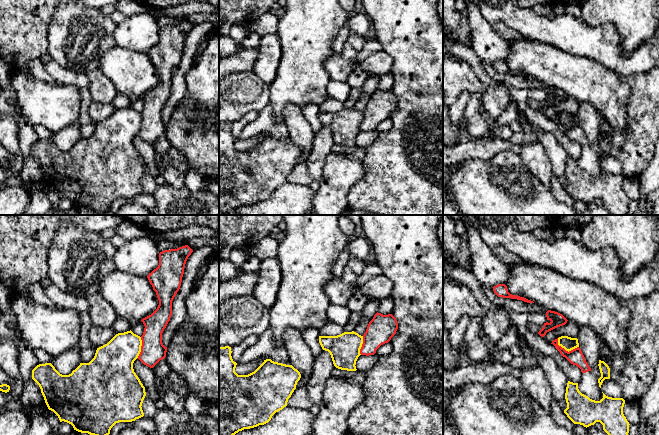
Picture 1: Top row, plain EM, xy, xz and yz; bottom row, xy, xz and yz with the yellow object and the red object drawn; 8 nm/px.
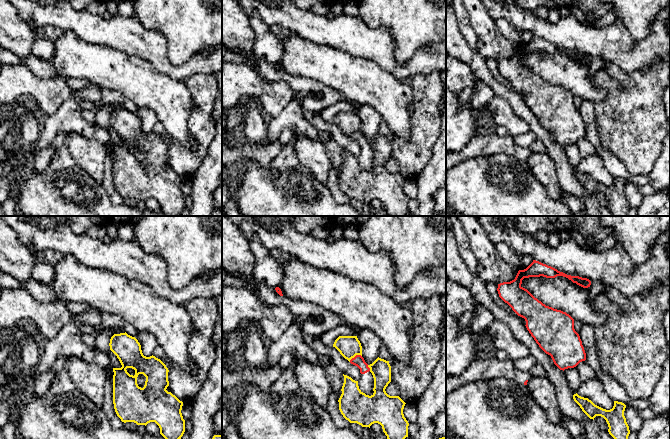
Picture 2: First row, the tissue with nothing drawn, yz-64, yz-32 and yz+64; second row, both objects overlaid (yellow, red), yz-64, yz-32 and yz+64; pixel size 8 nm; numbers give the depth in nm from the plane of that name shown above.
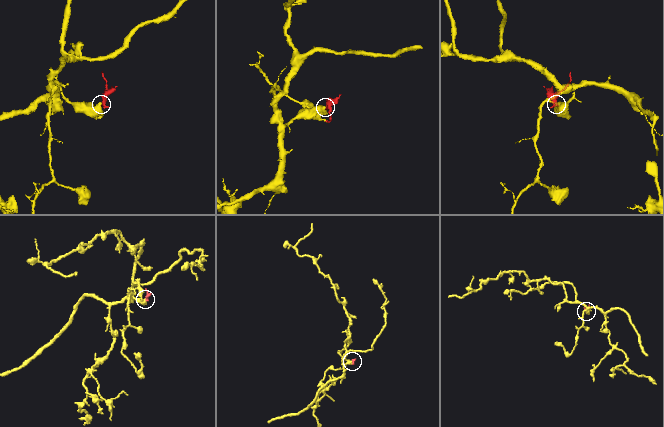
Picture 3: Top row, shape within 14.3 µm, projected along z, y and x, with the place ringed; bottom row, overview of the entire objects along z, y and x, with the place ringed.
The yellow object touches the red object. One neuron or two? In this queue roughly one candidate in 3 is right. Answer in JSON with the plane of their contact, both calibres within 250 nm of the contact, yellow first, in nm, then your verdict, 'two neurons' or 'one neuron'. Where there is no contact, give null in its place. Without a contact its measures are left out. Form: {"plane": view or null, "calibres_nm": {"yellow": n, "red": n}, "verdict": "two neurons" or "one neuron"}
{"plane": "yz", "calibres_nm": {"yellow": 110, "red": 120}, "verdict": "two neurons"}

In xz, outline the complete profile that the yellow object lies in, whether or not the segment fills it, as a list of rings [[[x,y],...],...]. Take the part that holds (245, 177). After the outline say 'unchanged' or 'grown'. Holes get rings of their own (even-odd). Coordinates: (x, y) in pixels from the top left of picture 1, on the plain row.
[[[219,123],[219,213],[231,214],[244,205],[250,205],[268,199],[272,192],[287,182],[288,175],[296,165],[297,158],[301,154],[300,148],[292,141],[286,141],[266,135],[252,149],[238,151],[235,148],[237,139],[231,132],[231,123]]]; unchanged

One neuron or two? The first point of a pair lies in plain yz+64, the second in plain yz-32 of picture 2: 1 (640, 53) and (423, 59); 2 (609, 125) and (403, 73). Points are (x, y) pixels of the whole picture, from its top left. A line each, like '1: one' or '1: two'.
1: one
2: two

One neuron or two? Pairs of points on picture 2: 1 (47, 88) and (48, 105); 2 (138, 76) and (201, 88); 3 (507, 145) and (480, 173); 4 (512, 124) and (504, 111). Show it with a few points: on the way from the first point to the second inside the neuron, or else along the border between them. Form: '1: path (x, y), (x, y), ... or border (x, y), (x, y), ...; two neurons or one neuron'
1: path (47, 92), (48, 101); one neuron
2: border (183, 81), (195, 107); two neurons
3: border (477, 156), (492, 156), (506, 153), (523, 159); two neurons
4: path (510, 121), (504, 114); one neuron

